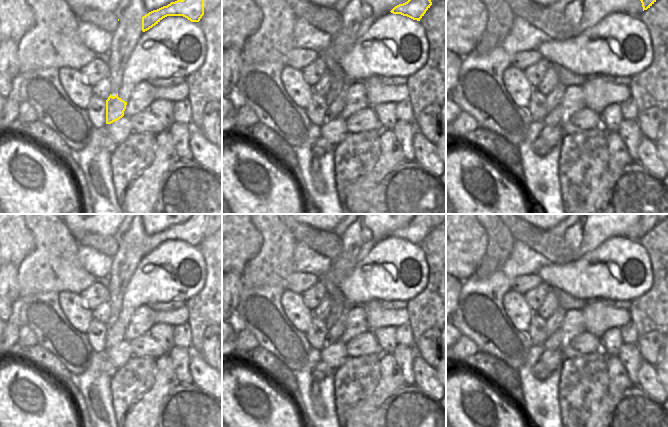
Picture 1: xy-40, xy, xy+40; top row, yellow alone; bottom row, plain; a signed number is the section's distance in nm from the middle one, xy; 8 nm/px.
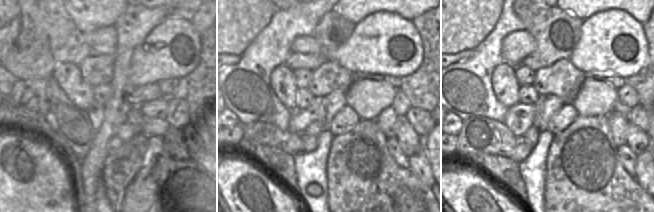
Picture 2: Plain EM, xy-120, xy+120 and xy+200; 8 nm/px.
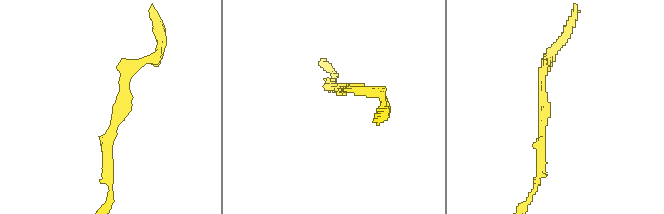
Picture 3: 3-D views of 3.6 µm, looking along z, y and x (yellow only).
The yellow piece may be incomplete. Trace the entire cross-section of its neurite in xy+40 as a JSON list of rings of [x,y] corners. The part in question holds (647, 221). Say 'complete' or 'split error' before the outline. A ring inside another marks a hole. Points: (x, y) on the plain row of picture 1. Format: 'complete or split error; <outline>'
complete; [[[640,214],[640,225],[643,235],[650,232],[658,222],[657,214]]]

